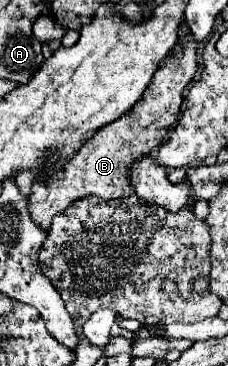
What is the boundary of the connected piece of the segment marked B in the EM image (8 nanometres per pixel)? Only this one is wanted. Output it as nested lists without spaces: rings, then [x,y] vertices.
[[[186,23],[180,27],[178,35],[178,41],[184,41],[184,57],[180,61],[164,59],[142,99],[126,115],[122,115],[114,123],[108,123],[106,127],[100,127],[88,141],[82,143],[78,153],[64,163],[64,169],[46,181],[46,185],[42,185],[40,181],[32,185],[32,193],[28,197],[28,211],[34,223],[38,223],[44,231],[50,229],[54,215],[60,215],[62,211],[66,211],[66,207],[70,207],[70,203],[76,203],[86,195],[112,199],[116,195],[126,197],[134,193],[134,185],[130,183],[132,165],[138,159],[150,155],[154,147],[160,147],[164,143],[168,131],[180,115],[182,91],[192,81],[198,67],[196,41],[190,39]]]

